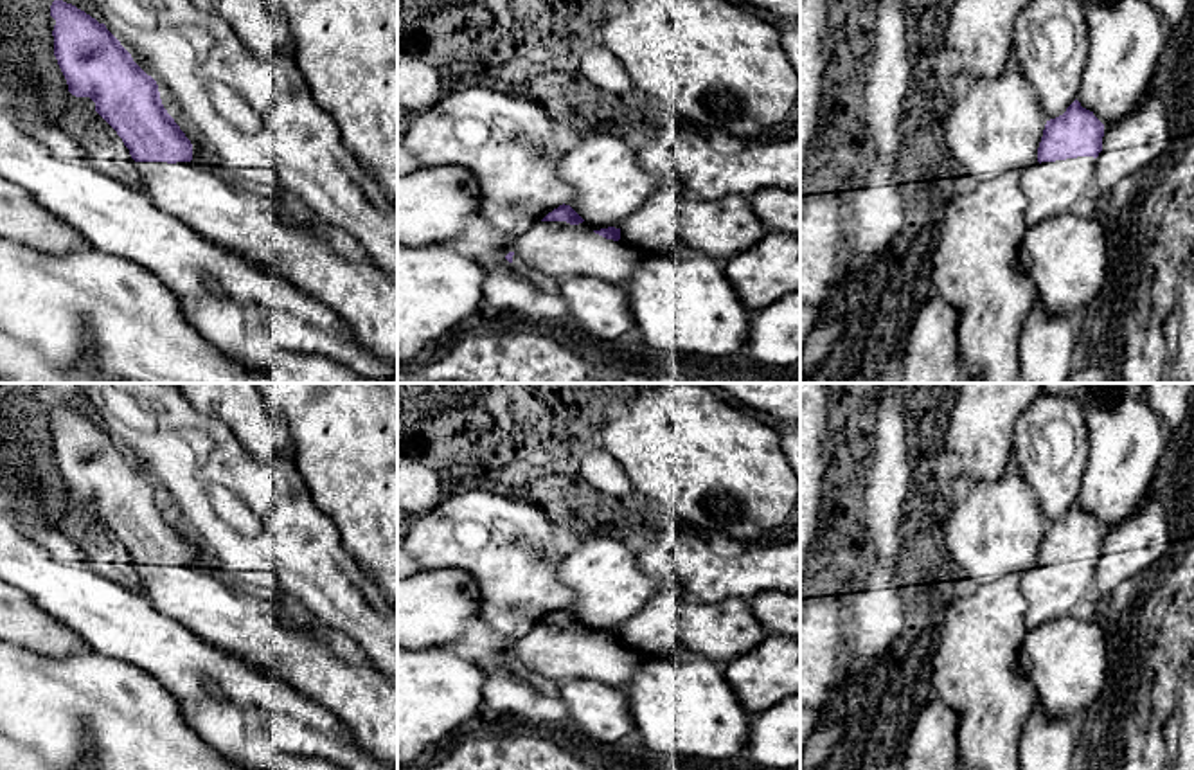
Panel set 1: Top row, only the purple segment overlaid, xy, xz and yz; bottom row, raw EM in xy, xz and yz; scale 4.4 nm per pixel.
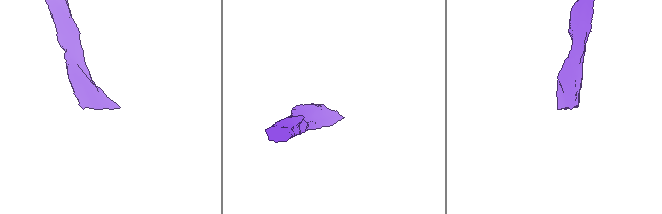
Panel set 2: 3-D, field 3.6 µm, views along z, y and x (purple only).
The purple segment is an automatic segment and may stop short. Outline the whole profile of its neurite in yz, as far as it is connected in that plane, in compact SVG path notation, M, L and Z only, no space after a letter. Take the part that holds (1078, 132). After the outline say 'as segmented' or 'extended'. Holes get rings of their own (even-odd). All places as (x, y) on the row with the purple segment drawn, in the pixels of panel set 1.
M1077 99L1063 115L1047 121L1038 164L1021 171L1027 227L1063 216L1079 198L1095 194L1095 160L1102 137L1104 124Z; extended

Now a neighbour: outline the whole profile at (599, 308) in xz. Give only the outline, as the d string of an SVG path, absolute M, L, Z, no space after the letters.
M577 275L561 282L568 304L566 318L586 335L615 344L633 335L633 318L624 290L615 282Z

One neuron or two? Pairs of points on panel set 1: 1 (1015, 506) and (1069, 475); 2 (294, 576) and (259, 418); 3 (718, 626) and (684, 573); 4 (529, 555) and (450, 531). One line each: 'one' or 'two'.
1: two
2: two
3: two
4: one

